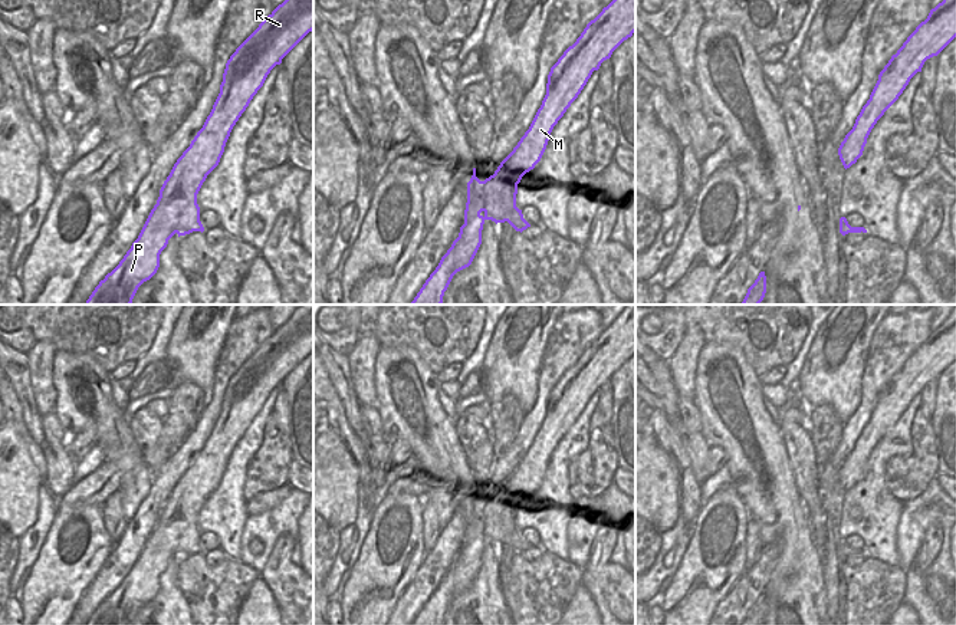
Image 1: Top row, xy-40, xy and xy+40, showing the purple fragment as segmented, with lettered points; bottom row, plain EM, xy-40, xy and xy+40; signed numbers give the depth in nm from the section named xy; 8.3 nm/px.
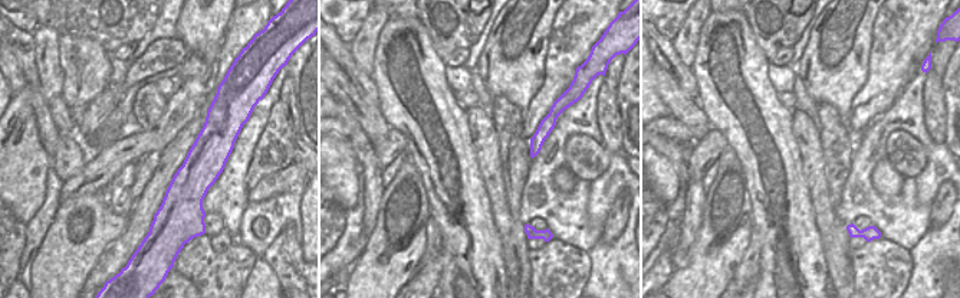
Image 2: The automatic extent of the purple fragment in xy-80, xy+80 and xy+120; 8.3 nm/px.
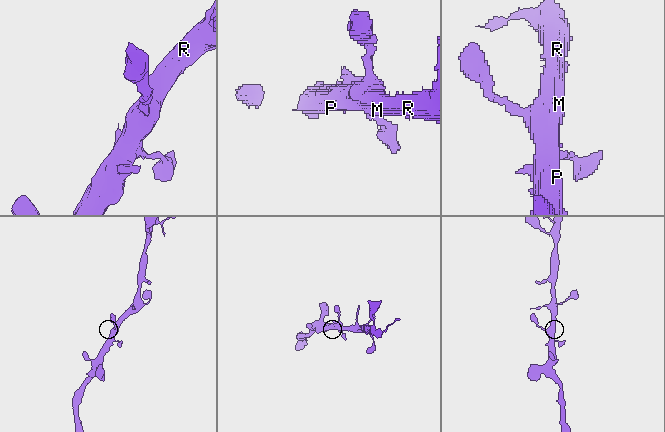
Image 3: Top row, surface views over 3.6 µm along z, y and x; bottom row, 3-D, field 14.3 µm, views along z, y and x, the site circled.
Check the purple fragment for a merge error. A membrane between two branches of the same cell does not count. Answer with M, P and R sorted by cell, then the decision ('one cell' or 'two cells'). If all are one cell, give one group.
groups M P R; one cell

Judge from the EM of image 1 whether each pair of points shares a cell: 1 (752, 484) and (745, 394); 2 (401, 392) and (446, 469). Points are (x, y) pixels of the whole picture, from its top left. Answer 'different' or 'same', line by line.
1: same
2: same

